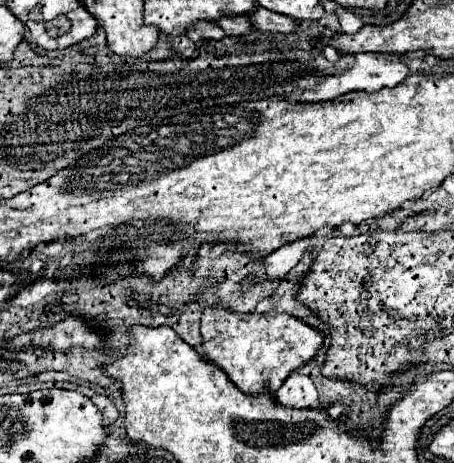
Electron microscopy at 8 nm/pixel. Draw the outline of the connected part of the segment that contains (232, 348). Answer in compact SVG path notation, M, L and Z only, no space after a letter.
M207 308L201 318L201 356L215 362L245 394L275 394L285 378L305 366L321 348L323 334L287 314L241 314Z

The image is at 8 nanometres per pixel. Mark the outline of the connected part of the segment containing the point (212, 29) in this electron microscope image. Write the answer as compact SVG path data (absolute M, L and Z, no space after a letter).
M197 24L195 28L191 28L191 32L185 34L189 40L221 40L225 36L225 32L217 26L217 24Z

